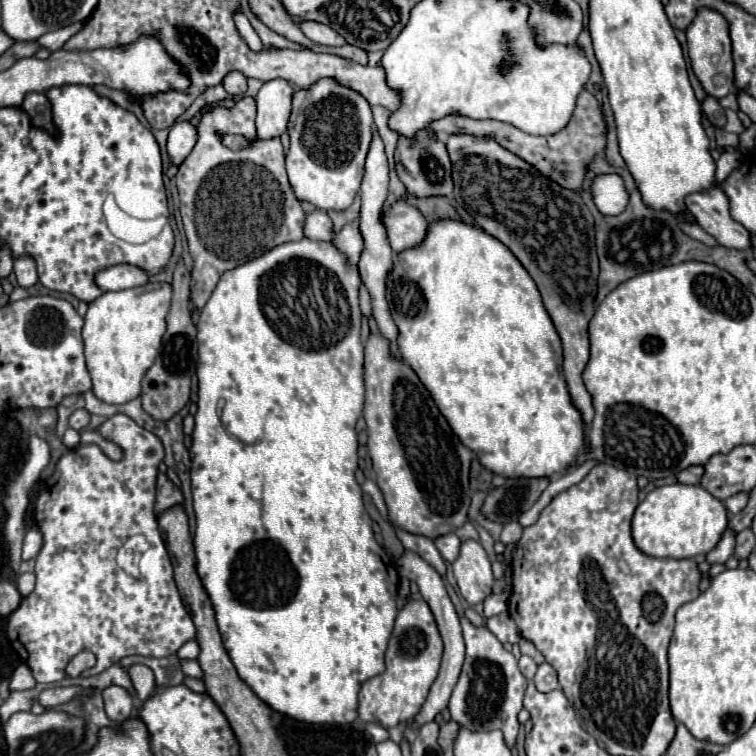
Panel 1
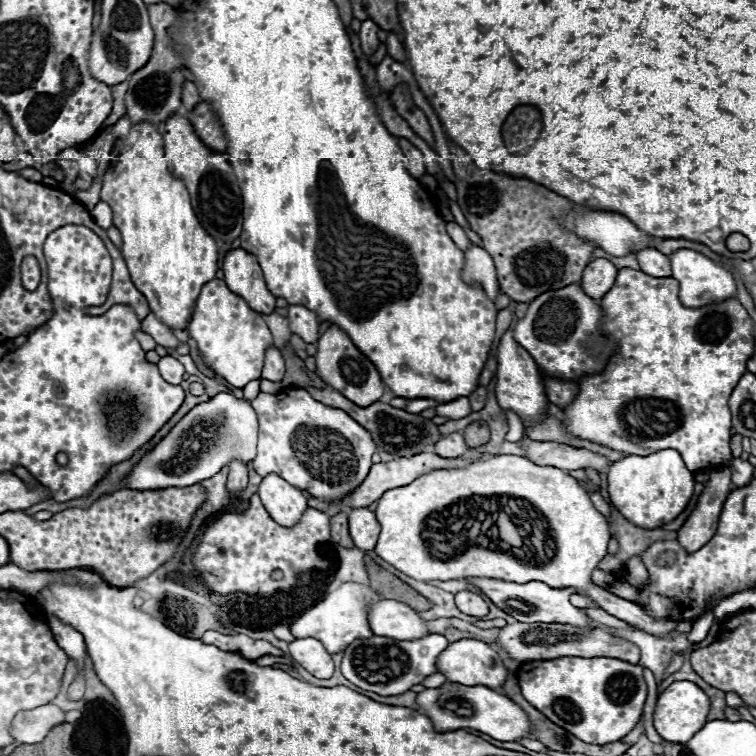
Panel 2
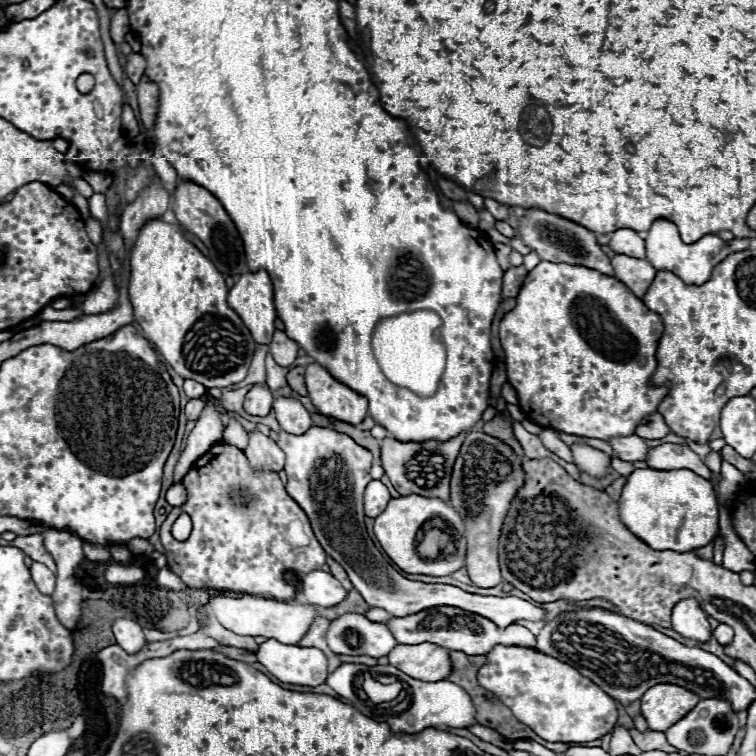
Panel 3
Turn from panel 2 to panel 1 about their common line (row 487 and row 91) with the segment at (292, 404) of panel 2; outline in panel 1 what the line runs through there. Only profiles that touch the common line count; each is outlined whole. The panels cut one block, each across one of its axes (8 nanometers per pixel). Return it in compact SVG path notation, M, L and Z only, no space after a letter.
M332 78L318 80L308 90L296 90L292 94L292 114L288 120L290 150L286 154L286 170L290 186L298 200L308 200L322 210L346 210L360 190L360 180L364 178L364 160L372 142L374 118L372 108L360 92L336 84Z

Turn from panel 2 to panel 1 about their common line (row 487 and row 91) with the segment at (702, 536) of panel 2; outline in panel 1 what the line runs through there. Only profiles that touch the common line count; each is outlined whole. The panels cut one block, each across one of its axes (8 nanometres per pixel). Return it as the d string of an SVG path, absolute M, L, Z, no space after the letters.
M700 8L692 24L686 28L690 64L706 94L714 98L724 98L734 90L734 66L732 66L732 42L726 18L714 8Z

